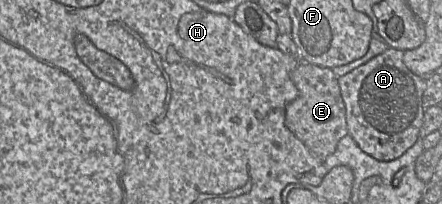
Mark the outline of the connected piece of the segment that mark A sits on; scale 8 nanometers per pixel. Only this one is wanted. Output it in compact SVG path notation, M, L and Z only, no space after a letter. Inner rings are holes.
M392 47L365 64L338 78L341 96L346 108L349 134L362 151L379 161L391 161L402 156L419 138L425 109L423 93L426 79L412 73L403 62L403 51Z

